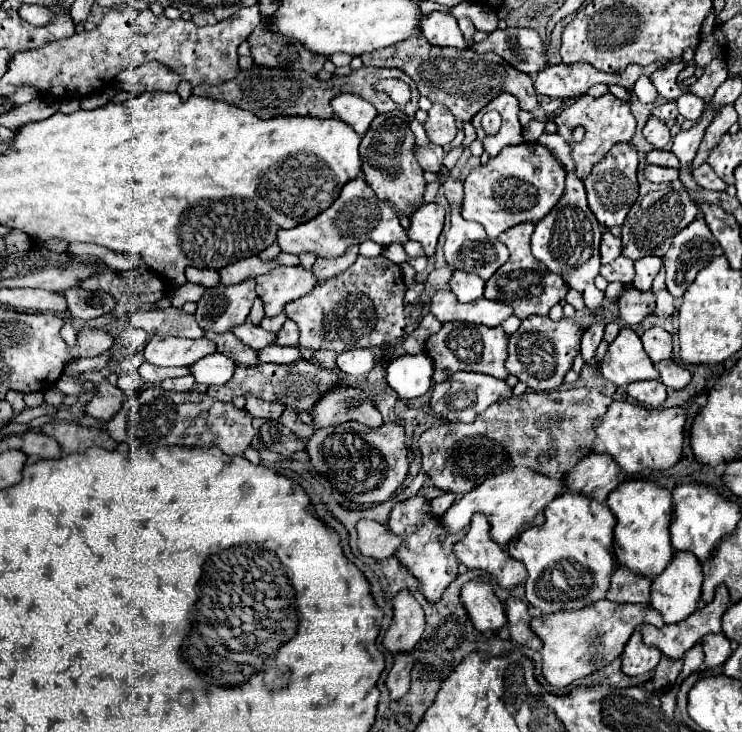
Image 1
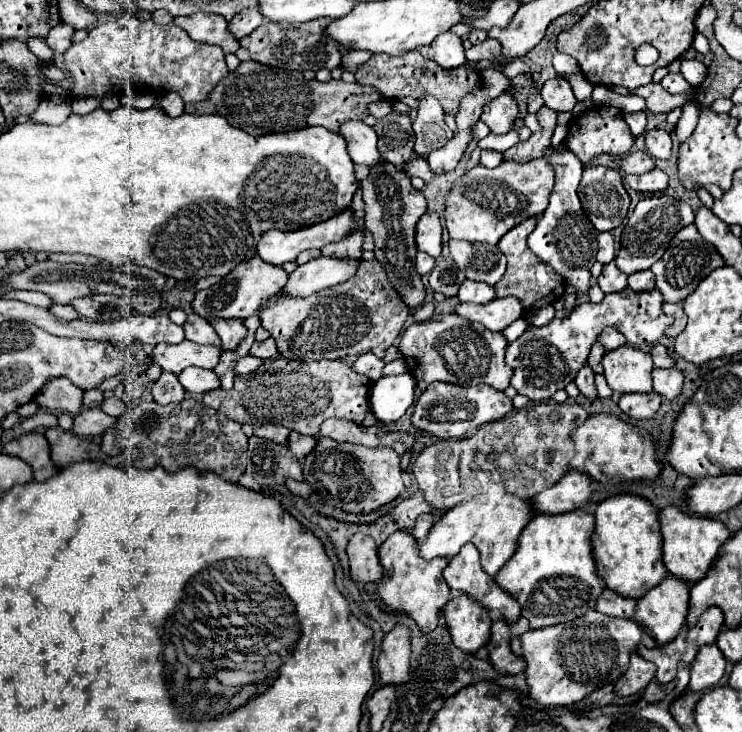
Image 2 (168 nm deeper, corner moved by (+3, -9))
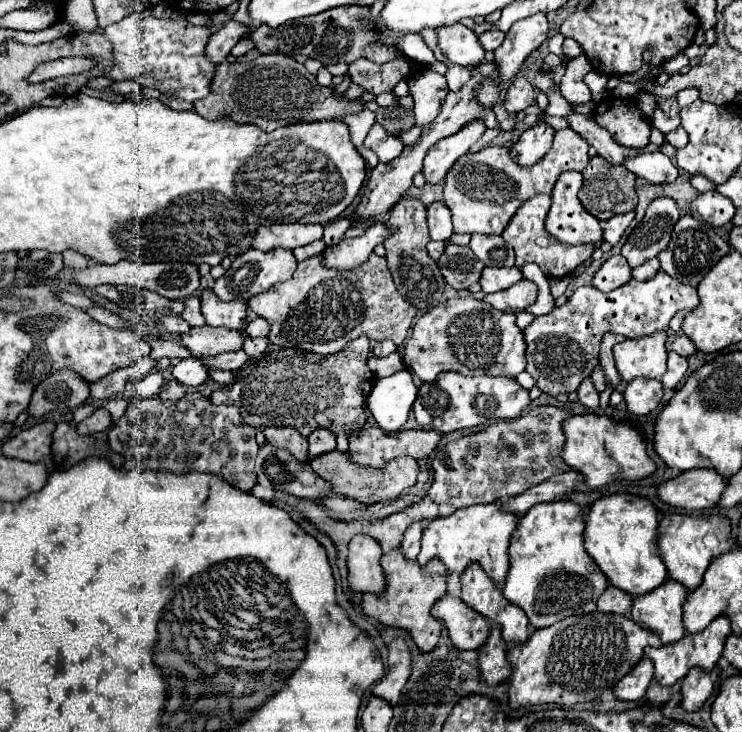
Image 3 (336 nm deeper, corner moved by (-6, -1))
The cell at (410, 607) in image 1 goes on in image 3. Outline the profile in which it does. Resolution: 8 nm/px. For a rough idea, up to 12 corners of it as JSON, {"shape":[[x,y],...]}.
{"shape":[[403,638],[389,646],[387,672],[373,694],[393,706],[411,676],[411,650]]}

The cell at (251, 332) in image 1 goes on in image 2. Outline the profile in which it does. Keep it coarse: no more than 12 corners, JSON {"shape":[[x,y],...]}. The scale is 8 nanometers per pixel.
{"shape":[[208,318],[224,350],[234,350],[246,336],[242,320]]}

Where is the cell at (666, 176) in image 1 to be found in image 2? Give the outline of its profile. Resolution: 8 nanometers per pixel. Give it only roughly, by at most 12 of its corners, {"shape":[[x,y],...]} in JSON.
{"shape":[[660,168],[650,174],[626,176],[632,190],[660,192],[668,176]]}

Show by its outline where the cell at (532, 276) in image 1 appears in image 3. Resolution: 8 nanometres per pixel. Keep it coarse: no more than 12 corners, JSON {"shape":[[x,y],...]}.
{"shape":[[551,196],[519,208],[501,236],[517,268],[565,278],[595,246],[559,246],[543,230]]}

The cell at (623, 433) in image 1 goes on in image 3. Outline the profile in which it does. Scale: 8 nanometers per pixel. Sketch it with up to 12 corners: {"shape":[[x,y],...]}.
{"shape":[[577,414],[565,462],[591,488],[657,470],[629,422]]}

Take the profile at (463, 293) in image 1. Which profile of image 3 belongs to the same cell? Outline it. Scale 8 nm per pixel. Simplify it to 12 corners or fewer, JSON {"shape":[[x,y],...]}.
{"shape":[[483,268],[483,294],[517,284],[523,274],[513,268]]}

